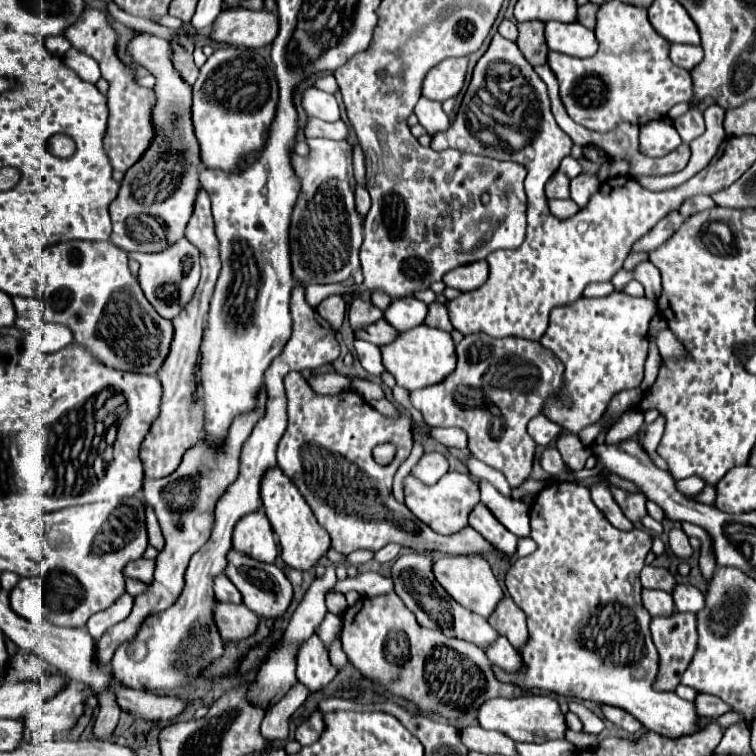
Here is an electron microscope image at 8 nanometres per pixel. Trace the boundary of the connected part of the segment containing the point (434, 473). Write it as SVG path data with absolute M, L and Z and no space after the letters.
M431 451L431 453L425 453L419 463L411 469L415 477L419 477L423 483L437 483L449 469L449 463L445 459L443 453L437 453L437 451Z

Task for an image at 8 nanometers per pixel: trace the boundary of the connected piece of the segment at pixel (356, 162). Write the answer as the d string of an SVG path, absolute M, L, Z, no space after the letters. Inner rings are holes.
M353 145L353 169L355 169L355 179L365 187L365 157L361 151L361 145Z

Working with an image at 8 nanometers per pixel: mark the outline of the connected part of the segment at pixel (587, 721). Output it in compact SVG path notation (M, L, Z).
M571 701L571 703L569 703L569 711L573 711L573 713L579 715L581 723L583 723L583 731L597 735L597 733L601 733L601 731L605 729L605 723L603 723L591 709L587 709L587 707L581 705L581 703Z

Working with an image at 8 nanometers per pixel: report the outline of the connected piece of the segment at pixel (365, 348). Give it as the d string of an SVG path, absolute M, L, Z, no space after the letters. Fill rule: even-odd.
M357 339L355 341L355 349L357 349L357 355L359 355L359 361L363 365L363 369L375 379L375 377L381 377L381 373L385 371L383 367L383 359L381 359L381 349L373 343L367 343L367 341L361 341Z

